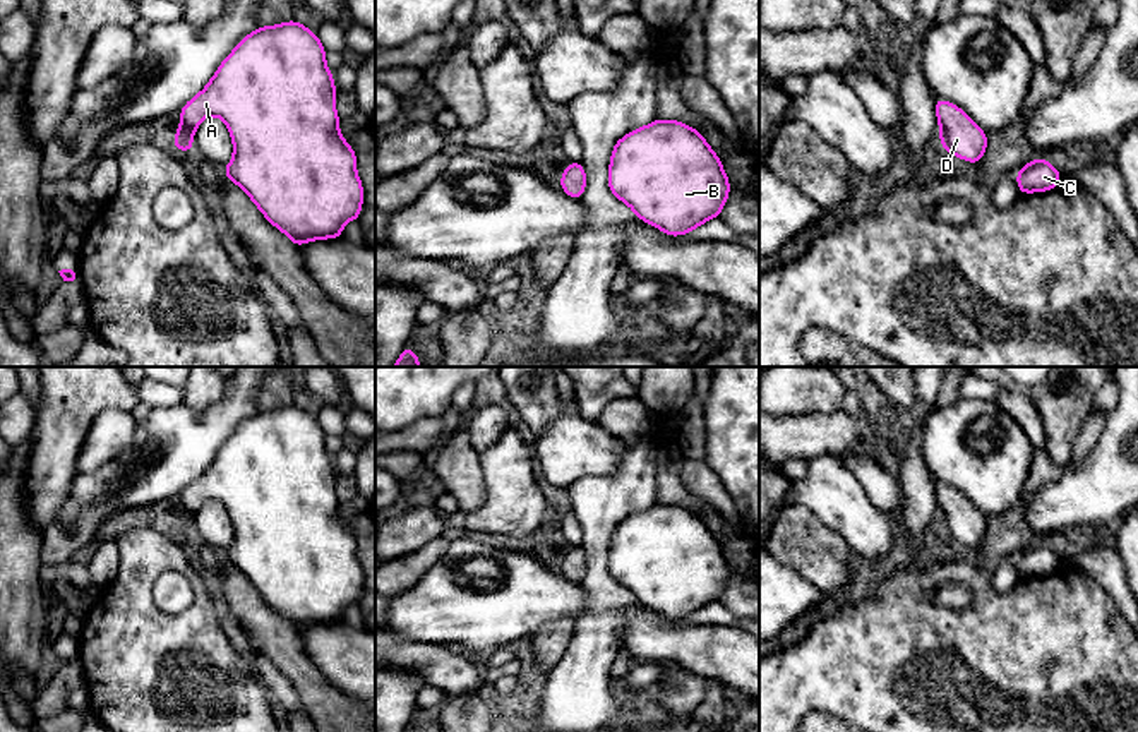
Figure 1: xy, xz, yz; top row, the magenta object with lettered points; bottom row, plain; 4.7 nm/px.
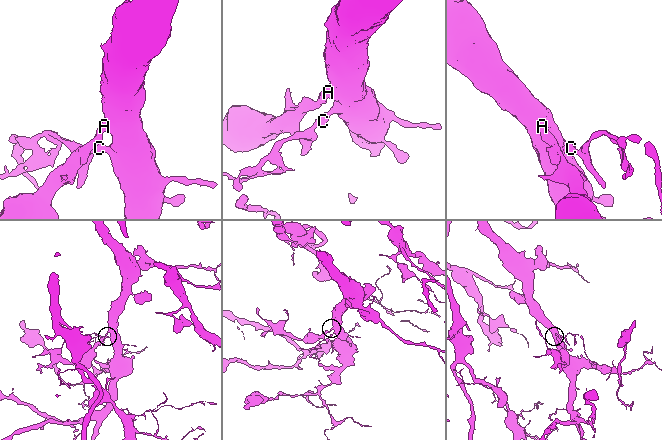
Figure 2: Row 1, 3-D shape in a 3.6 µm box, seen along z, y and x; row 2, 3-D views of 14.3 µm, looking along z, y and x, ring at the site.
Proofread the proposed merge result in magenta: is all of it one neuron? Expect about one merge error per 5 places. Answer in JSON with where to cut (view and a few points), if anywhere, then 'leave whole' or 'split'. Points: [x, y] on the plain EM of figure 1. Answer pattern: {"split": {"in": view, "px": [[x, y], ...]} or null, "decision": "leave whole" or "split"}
{"split": null, "decision": "leave whole"}

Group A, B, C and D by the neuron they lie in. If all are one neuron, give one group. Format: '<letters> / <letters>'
A B C D

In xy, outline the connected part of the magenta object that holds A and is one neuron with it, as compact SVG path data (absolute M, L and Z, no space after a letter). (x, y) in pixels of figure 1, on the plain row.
M298 405L259 410L238 425L207 470L180 494L173 530L192 537L192 523L206 501L219 501L233 525L225 561L247 576L264 602L296 633L305 626L339 622L343 610L360 602L363 569L356 538L339 518L336 470L326 434Z

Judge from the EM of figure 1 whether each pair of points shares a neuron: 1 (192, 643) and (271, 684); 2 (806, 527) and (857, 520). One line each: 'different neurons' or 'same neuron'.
1: different neurons
2: different neurons

